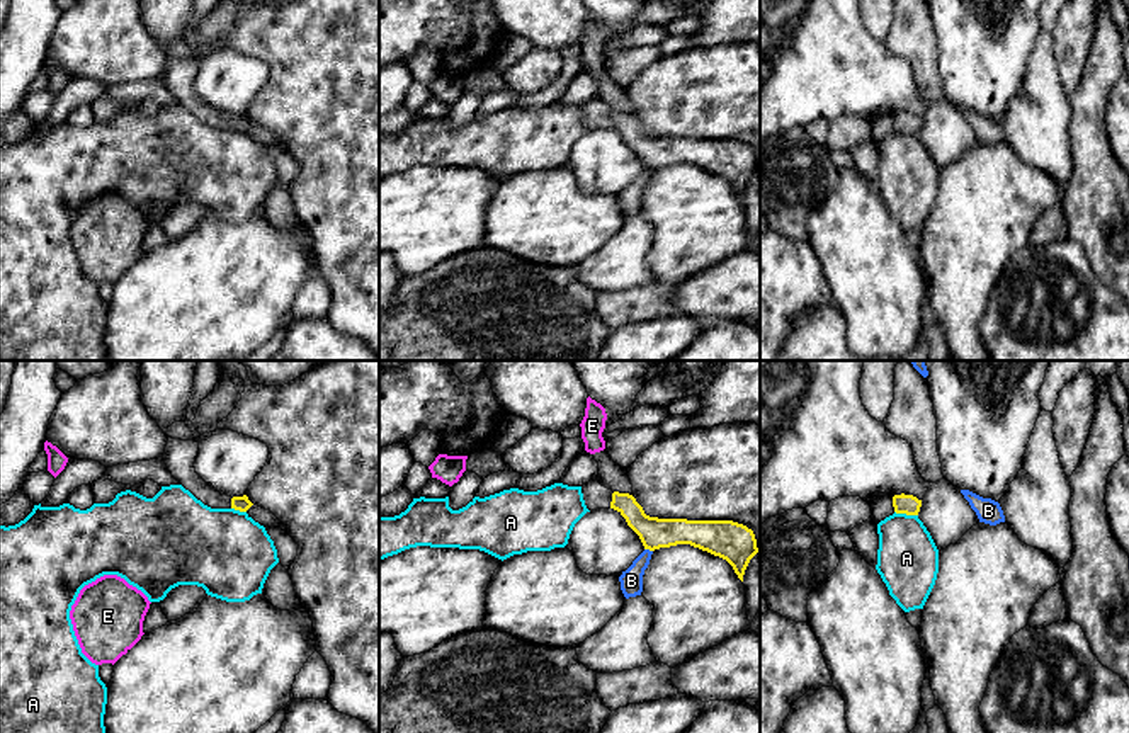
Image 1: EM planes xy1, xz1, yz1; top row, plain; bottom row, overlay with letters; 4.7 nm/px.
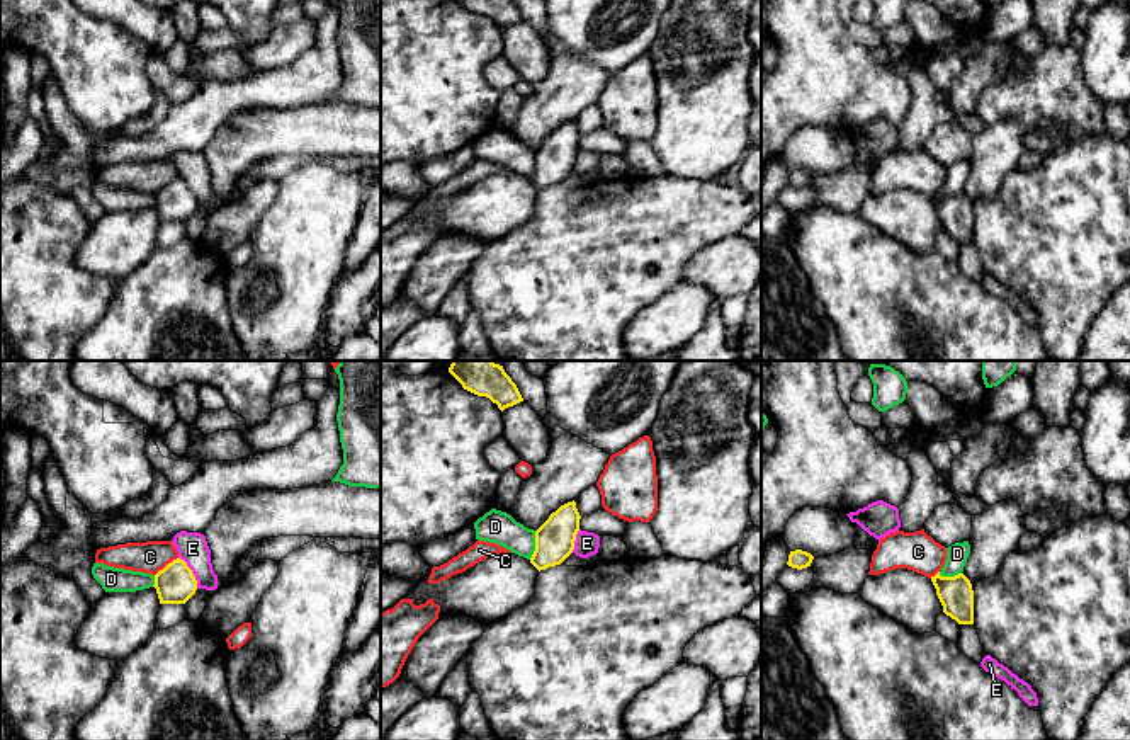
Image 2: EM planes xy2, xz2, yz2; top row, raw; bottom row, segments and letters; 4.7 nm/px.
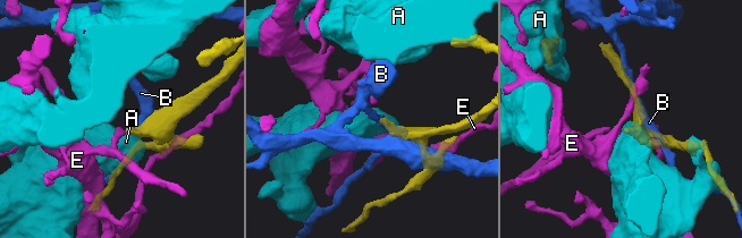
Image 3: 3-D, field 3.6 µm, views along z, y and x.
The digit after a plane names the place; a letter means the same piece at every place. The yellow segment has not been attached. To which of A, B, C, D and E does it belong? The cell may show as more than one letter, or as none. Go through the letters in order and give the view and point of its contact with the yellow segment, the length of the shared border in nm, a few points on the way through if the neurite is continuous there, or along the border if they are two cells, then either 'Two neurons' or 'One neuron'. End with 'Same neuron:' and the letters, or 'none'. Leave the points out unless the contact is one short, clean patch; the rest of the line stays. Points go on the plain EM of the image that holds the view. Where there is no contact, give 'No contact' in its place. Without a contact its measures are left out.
A: Touches yellow at yz1 (907, 133). Shared border 110 nm. Two neurons
B: Touches yellow at xz1 (648, 167). Shared border 40 nm. Boundary: xz1 (645, 167), (652, 170). Two neurons
C: Touches yellow at xy2 (167, 184). Shared border 140 nm. Boundary: xy2 (177, 176), (155, 194). Two neurons
D: Touches yellow at xz2 (536, 164). Shared border 140 nm. Boundary: xz2 (536, 150), (536, 169), (529, 177). Two neurons
E: Touches yellow at xy2 (191, 191). Shared border 180 nm. Two neurons
Same neuron: none

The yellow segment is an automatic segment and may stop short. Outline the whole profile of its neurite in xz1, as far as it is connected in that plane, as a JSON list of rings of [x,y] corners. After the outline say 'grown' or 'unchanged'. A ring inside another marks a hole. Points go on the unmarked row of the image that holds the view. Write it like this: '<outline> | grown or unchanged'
[[[599,97],[585,102],[582,112],[588,129],[617,129],[639,155],[644,168],[690,163],[726,179],[741,201],[750,179],[758,172],[753,150],[743,143],[650,136],[633,114],[609,109]]] | grown

